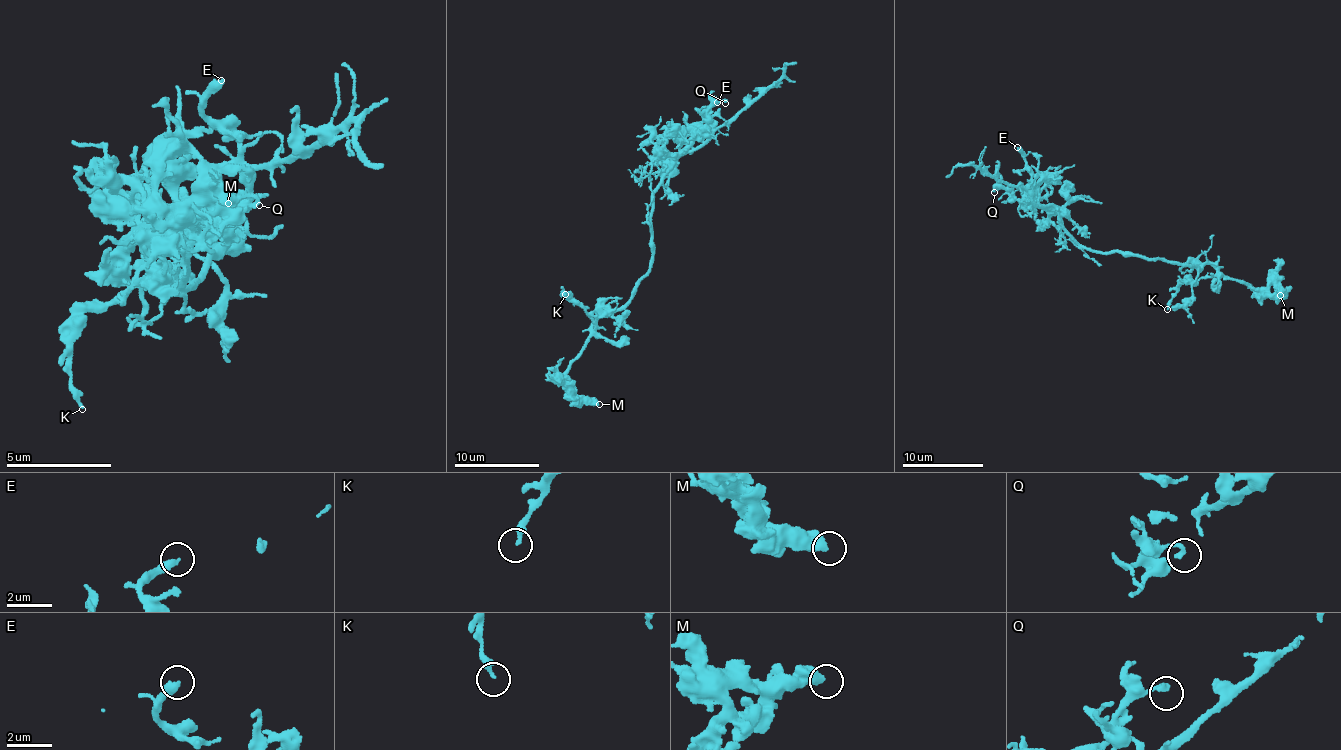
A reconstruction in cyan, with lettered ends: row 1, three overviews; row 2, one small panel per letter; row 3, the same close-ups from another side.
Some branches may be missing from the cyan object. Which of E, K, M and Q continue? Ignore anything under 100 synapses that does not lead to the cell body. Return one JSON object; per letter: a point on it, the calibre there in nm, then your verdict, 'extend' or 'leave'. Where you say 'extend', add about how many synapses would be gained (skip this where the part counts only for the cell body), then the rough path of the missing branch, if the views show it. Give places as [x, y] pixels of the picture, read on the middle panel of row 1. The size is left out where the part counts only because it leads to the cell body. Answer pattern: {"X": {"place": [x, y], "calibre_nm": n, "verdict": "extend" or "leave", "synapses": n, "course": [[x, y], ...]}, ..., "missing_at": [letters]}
{"E": {"place": [717, 102], "calibre_nm": 360, "verdict": "leave"}, "K": {"place": [565, 294], "calibre_nm": 240, "verdict": "leave"}, "M": {"place": [599, 404], "calibre_nm": 480, "verdict": "leave"}, "Q": {"place": [725, 103], "calibre_nm": 200, "verdict": "leave"}, "missing_at": []}

